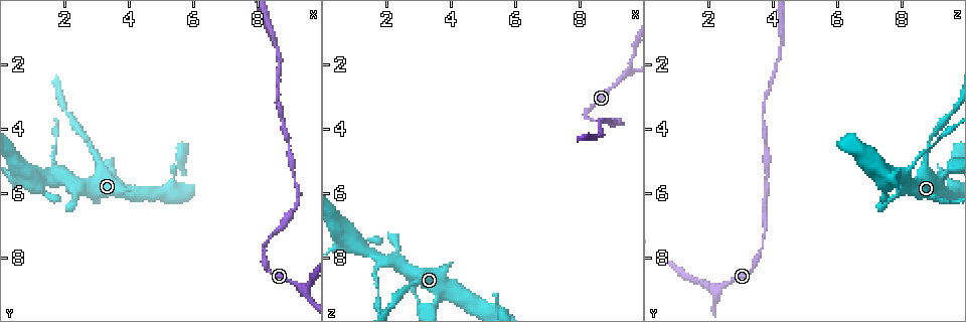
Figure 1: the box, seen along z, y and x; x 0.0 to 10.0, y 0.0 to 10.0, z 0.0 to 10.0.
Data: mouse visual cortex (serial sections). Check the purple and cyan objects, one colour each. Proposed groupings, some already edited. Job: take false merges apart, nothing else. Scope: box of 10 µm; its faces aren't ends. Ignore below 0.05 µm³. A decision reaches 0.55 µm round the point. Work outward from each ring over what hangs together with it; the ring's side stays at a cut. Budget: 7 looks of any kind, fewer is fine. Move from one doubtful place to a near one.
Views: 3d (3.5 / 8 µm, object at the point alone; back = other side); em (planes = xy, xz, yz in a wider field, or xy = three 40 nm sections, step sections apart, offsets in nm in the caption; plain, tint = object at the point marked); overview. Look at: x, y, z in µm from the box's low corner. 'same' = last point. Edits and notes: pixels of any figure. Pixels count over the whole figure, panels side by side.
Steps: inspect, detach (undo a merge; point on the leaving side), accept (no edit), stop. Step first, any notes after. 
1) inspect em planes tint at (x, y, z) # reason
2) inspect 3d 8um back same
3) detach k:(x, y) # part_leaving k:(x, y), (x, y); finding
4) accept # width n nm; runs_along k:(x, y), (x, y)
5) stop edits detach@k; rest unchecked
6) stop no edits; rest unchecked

inspect 3d 3.5um at (8.25, 7.45, 3.65) # a narrow waist

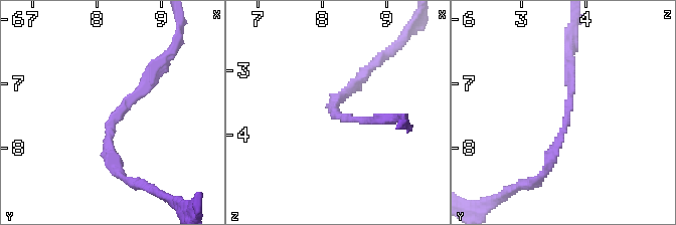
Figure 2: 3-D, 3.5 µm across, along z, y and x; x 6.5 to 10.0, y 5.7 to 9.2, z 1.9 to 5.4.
inspect em xy step 3 tint at (8.25, 7.50, 3.70) # arm_widths 150, 150 nm

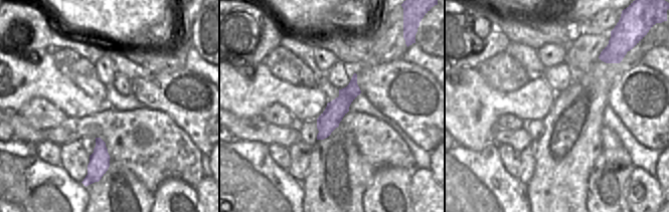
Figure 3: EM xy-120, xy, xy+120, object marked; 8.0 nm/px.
accept # runs_along 3:(354, 78), (352, 90), (319, 137); continuous, no second cell

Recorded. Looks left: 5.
inspect 3d 3.5um at (2.90, 4.75, 8.80) # thick turns thin

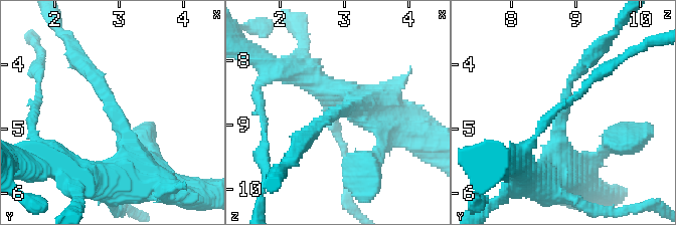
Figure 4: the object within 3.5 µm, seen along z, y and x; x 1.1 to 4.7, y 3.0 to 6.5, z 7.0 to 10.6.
inspect em xy step 5 tint at (2.90, 4.80, 8.75) # arm_widths 150, 450 nm; now the EM

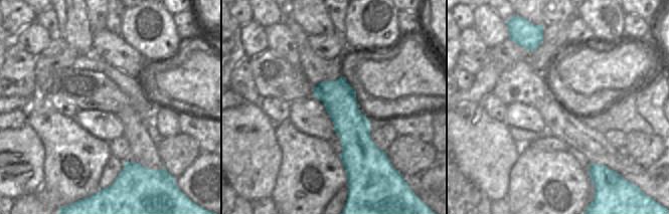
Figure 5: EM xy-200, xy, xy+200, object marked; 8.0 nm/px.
inspect em planes tint same # another direction

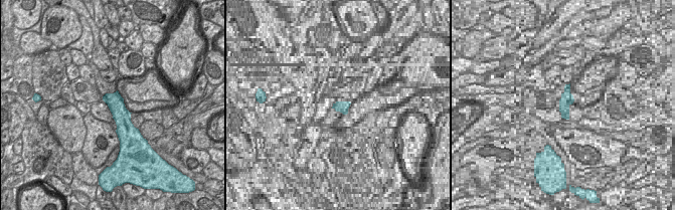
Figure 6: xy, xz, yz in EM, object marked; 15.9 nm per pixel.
accept # runs_along 4:(137, 179), (122, 126), (81, 61); all the same cell

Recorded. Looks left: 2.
inspect 3d 8um back at (1.05, 5.55, 7.70)

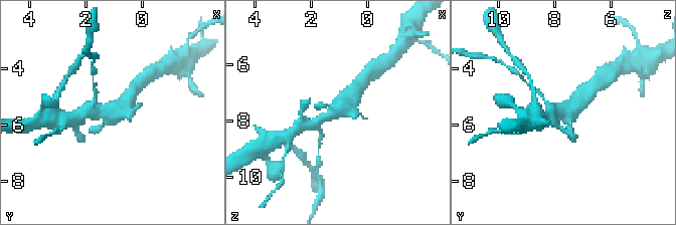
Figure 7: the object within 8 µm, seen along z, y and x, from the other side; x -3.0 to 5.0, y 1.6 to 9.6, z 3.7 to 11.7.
inspect em xy step 1 tint same # need the tissue

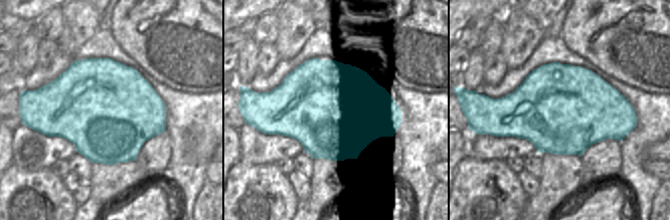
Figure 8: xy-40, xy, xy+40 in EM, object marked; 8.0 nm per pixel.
accept # runs_along 7:(318, 121), (345, 103), (358, 88); all the same cell

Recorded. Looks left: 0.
stop no edits; rest unchecked

